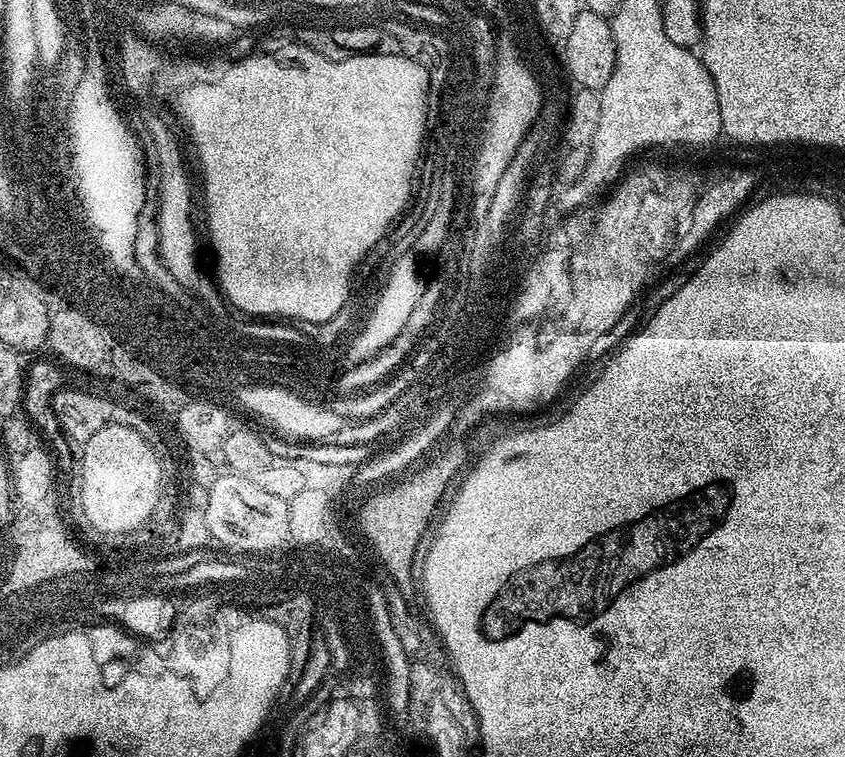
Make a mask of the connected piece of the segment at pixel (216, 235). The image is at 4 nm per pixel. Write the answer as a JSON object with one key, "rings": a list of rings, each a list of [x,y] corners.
{"rings":[[[248,54],[248,62],[242,63],[244,63],[244,80],[242,80],[242,72],[240,72],[240,59],[234,60],[228,63],[225,73],[216,76],[218,78],[216,84],[203,84],[203,86],[197,86],[192,92],[184,92],[181,96],[175,97],[175,115],[178,118],[180,115],[181,122],[188,127],[188,136],[192,139],[193,146],[196,147],[200,168],[204,171],[204,200],[208,203],[208,232],[212,235],[212,248],[216,251],[216,274],[214,273],[214,276],[218,281],[219,291],[237,313],[247,314],[252,318],[287,318],[292,322],[305,320],[308,324],[324,326],[348,302],[344,297],[344,276],[348,276],[348,268],[352,268],[352,262],[358,262],[360,252],[366,252],[368,244],[372,244],[372,240],[376,240],[376,236],[380,236],[380,232],[384,232],[388,220],[394,218],[396,208],[400,208],[400,204],[404,204],[404,192],[408,192],[408,172],[412,172],[412,155],[419,144],[420,119],[422,119],[422,109],[425,106],[427,88],[425,71],[418,62],[406,57],[394,60],[351,60],[348,64],[332,64],[332,68],[266,68],[264,62],[255,54]]]}

